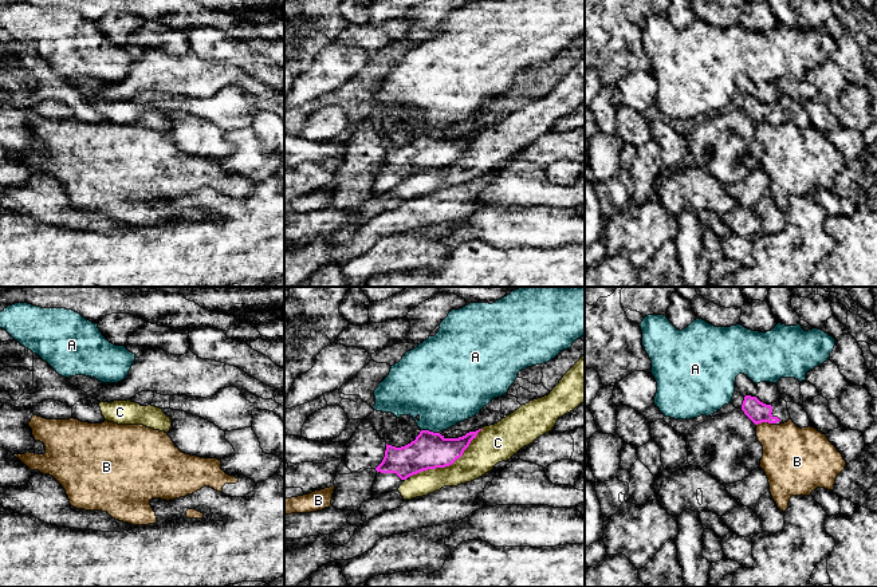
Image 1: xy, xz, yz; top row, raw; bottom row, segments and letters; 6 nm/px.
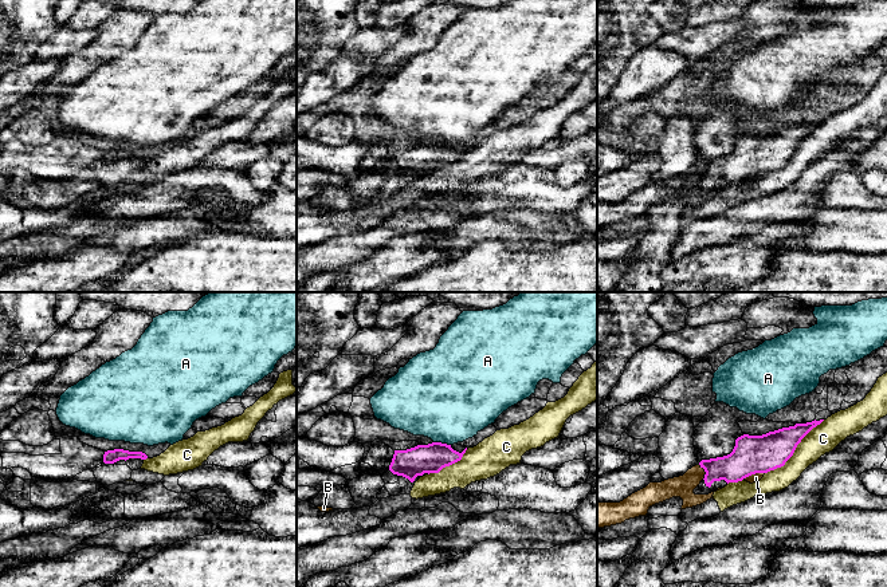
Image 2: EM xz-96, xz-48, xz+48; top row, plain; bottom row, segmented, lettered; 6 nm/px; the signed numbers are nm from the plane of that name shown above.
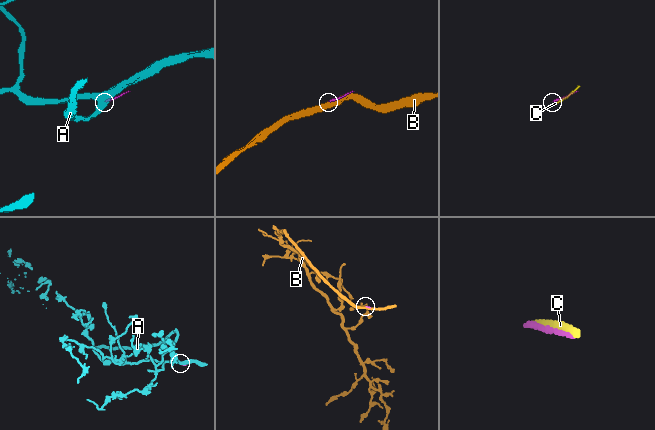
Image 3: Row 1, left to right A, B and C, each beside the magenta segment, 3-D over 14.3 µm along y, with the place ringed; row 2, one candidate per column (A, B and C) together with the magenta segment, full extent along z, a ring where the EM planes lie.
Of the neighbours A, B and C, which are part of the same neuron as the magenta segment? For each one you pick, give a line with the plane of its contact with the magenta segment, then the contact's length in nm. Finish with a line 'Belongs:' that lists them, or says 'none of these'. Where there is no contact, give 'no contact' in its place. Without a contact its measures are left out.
Belongs: none of these

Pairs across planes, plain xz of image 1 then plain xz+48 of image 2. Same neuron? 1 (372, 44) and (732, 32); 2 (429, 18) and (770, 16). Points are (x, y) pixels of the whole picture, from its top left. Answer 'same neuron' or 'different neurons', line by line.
1: same neuron
2: same neuron

